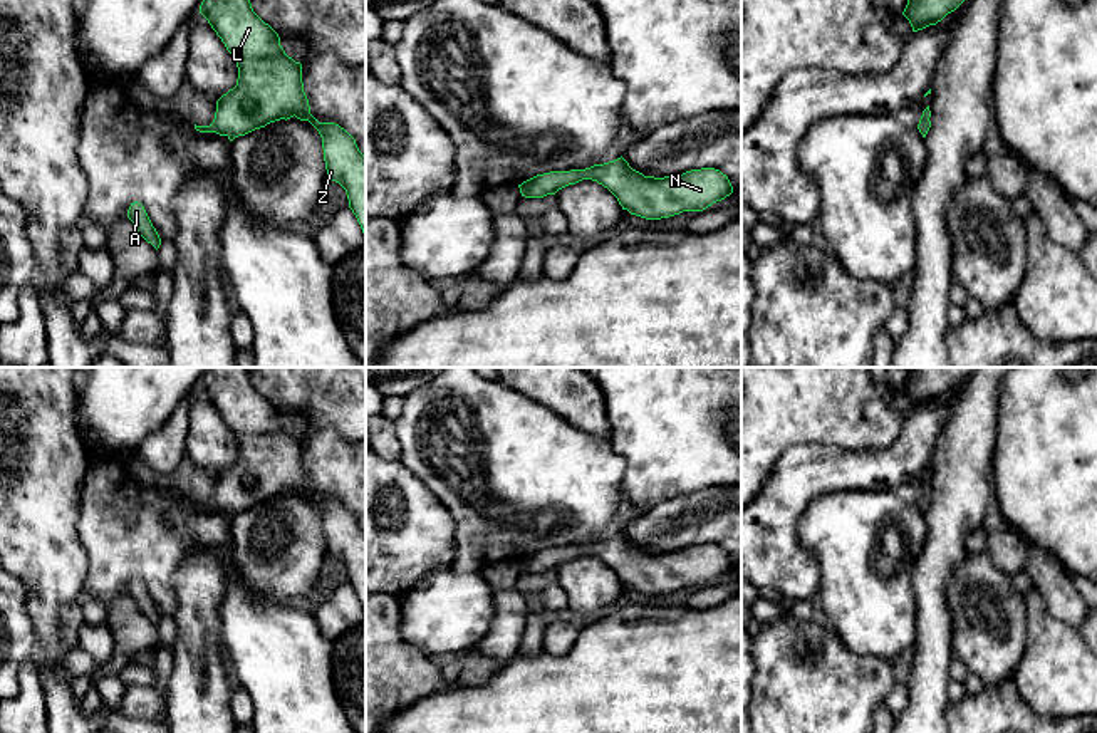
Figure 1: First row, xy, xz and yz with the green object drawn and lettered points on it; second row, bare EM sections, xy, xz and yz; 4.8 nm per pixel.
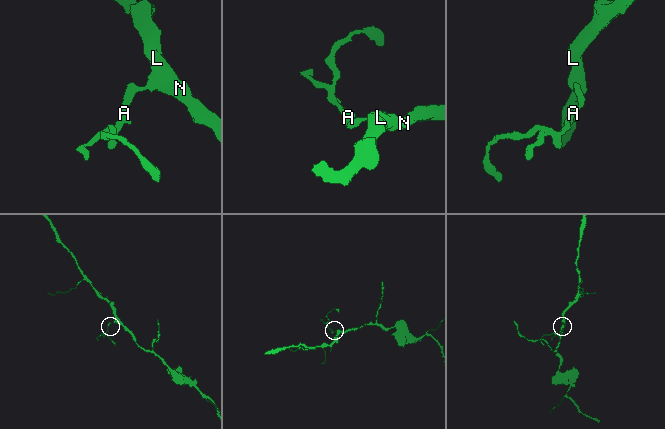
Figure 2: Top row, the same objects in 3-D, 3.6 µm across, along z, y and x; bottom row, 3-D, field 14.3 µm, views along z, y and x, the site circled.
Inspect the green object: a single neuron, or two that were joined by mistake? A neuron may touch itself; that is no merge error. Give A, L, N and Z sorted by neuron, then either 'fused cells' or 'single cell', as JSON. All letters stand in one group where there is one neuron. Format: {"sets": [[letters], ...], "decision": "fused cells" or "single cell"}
{"sets": [["A"], ["L", "N", "Z"]], "decision": "fused cells"}

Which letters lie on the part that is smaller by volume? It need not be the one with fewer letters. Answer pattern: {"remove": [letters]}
{"remove": ["A"]}

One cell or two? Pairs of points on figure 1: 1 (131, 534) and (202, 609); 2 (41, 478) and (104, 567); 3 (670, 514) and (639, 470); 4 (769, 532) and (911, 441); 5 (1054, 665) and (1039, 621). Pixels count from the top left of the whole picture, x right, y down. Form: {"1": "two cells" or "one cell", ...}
{"1": "two cells", "2": "two cells", "3": "two cells", "4": "one cell", "5": "one cell"}

